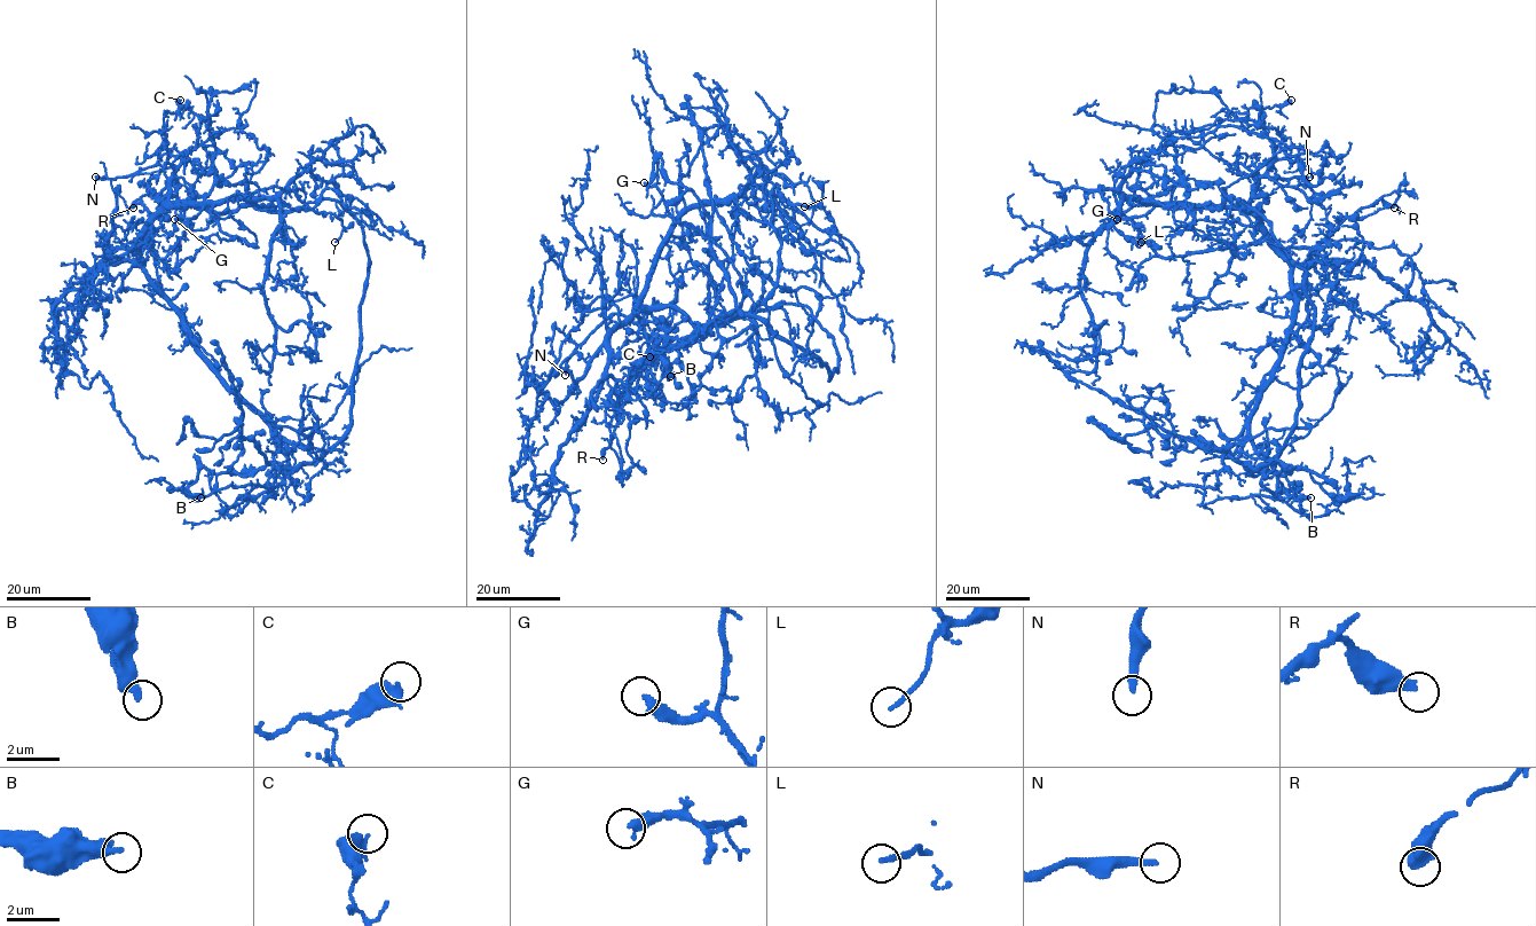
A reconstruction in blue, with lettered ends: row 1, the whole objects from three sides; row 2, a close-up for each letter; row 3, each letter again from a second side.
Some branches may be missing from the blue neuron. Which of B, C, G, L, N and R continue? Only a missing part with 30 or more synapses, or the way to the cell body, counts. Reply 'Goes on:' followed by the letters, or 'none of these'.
Goes on: G, N, R

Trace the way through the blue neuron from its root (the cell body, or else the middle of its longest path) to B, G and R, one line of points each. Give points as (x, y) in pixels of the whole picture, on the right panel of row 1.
B: (1274, 240), (1306, 272), (1314, 331), (1296, 428), (1271, 462), (1245, 467), (1273, 468), (1286, 493), (1310, 497)
G: (1274, 240), (1261, 216), (1229, 199), (1223, 188), (1221, 209), (1140, 199), (1154, 208), (1117, 219)
R: (1274, 240), (1239, 199), (1245, 211), (1259, 205), (1241, 204), (1297, 263), (1361, 209), (1380, 199), (1394, 208)

